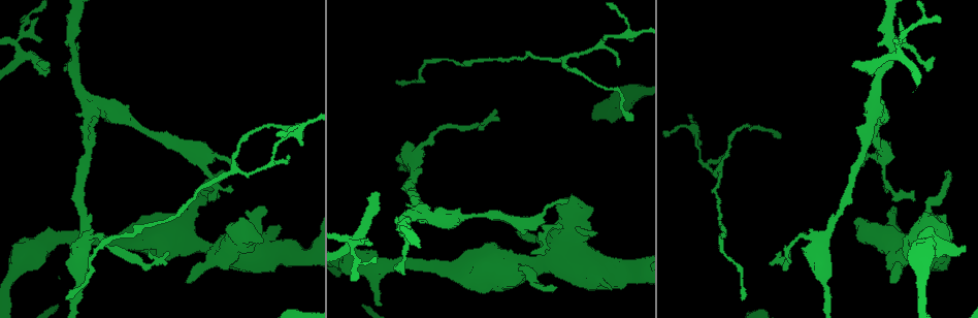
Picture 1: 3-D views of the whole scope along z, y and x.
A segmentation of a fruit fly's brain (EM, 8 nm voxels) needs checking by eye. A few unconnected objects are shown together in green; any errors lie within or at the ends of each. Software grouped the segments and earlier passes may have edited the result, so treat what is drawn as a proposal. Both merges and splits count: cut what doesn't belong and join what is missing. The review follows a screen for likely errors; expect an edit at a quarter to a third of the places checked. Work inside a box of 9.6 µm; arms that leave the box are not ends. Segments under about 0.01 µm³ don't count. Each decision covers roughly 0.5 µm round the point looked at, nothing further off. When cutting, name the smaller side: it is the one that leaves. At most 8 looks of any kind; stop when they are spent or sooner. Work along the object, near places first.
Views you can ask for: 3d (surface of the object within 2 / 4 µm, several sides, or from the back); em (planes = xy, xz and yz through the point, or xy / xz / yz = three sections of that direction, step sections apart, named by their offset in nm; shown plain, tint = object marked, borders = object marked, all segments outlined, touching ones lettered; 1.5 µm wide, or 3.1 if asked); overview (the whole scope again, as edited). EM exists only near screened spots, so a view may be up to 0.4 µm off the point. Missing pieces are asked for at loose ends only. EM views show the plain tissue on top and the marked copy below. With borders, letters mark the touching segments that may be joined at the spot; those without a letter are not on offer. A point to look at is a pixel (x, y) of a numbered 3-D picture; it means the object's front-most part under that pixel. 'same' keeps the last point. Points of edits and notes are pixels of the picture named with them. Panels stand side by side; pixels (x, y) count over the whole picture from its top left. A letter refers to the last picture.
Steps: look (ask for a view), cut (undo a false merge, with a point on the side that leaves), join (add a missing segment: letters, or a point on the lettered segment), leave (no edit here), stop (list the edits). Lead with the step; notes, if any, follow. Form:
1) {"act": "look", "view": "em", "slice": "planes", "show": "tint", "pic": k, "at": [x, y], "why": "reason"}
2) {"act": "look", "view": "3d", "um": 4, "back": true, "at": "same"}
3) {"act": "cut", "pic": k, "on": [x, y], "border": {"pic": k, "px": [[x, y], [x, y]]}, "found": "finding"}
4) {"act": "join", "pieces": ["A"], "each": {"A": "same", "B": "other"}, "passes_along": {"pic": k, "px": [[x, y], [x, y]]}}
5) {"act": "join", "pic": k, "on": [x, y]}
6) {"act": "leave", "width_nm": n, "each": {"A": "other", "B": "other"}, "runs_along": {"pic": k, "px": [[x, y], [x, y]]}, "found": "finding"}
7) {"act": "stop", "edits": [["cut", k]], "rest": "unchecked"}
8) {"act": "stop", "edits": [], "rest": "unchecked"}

{"act": "look", "view": "3d", "um": 4, "pic": 1, "at": [608, 278], "why": "calibre changes"}

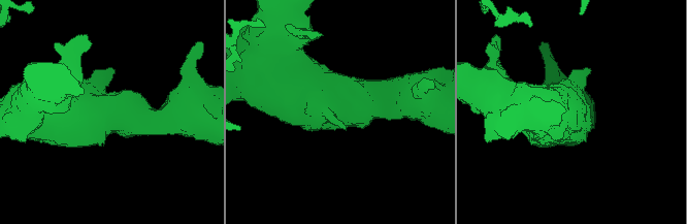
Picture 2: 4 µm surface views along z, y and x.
{"act": "look", "view": "em", "slice": "yz", "step": 8, "show": "tint", "pic": 2, "at": [339, 111]}

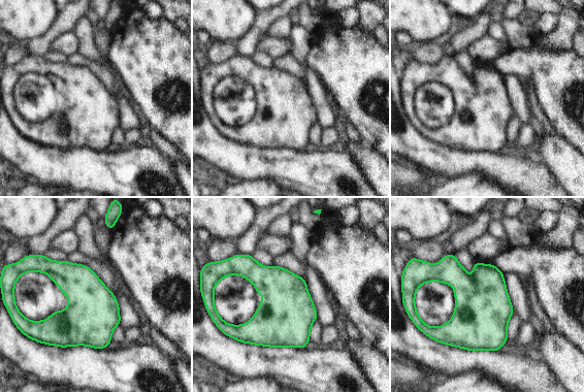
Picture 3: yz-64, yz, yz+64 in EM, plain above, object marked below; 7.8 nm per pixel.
{"act": "look", "view": "em", "slice": "planes", "show": "borders", "at": "same", "why": "cut it another way"}

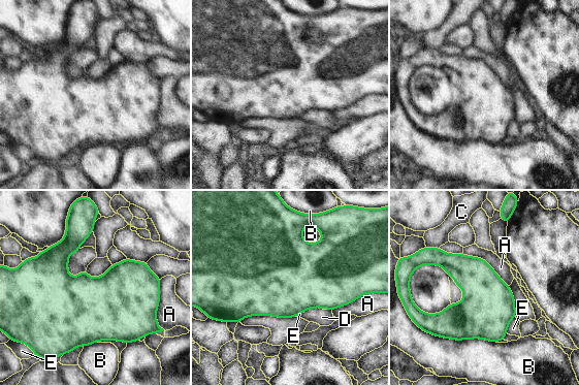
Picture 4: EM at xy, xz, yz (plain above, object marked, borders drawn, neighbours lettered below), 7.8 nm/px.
{"act": "leave", "each": {"A": "other", "B": "other", "C": "other", "D": "other", "E": "other"}, "border": {"pic": 4, "px": [[463, 253], [481, 257], [508, 286]]}, "found": "all the same neuron"}

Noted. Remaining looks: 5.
{"act": "look", "view": "3d", "um": 4, "pic": 1, "at": [858, 219], "why": "stops while still wide"}

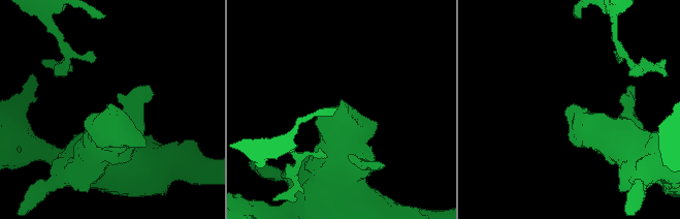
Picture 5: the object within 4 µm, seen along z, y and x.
{"act": "look", "view": "em", "slice": "xz", "step": 8, "show": "tint", "pic": 5, "at": [343, 100]}

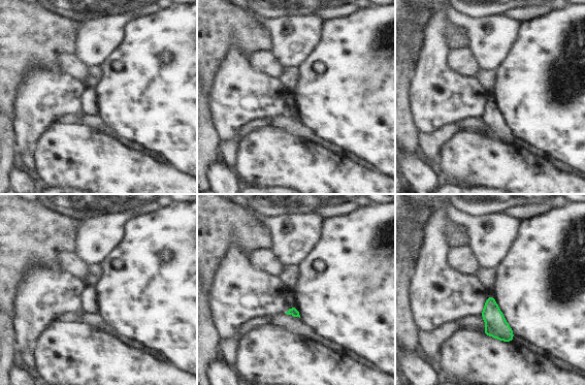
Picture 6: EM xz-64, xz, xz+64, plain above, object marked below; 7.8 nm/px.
{"act": "look", "view": "em", "slice": "xz", "step": 8, "show": "borders", "at": "same", "why": "see the neighbours"}

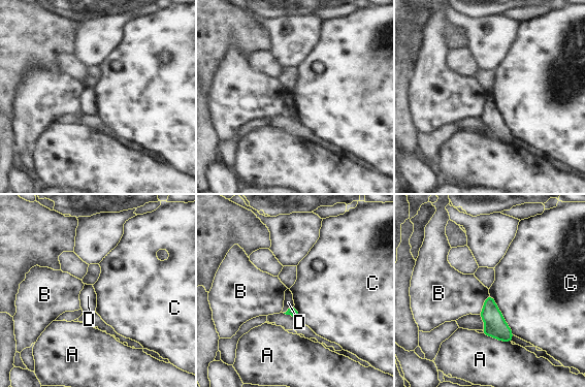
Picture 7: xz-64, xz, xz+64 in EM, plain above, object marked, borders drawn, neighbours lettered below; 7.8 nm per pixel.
{"act": "leave", "each": {"A": "other", "B": "other", "C": "other", "D": "other"}, "found": "none of them fits"}

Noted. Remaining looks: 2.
{"act": "stop", "edits": [], "rest": "unchecked"}

